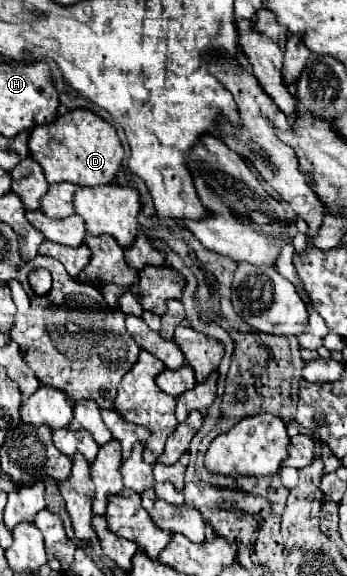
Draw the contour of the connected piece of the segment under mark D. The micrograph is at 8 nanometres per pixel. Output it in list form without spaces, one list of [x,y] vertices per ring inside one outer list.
[[[70,110],[56,122],[44,124],[30,132],[30,156],[42,166],[48,184],[72,182],[78,186],[102,186],[114,180],[124,150],[112,124],[90,110]]]

